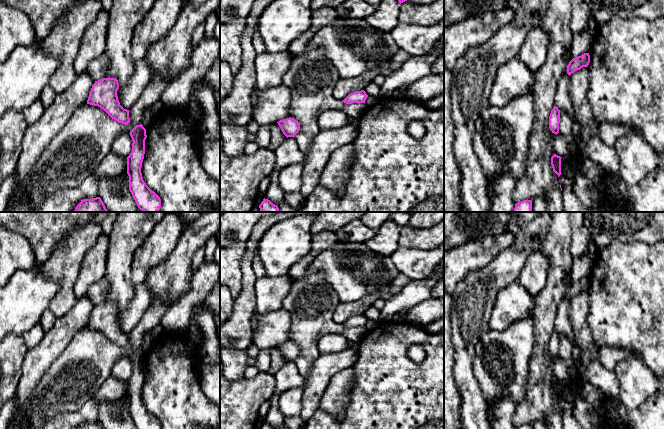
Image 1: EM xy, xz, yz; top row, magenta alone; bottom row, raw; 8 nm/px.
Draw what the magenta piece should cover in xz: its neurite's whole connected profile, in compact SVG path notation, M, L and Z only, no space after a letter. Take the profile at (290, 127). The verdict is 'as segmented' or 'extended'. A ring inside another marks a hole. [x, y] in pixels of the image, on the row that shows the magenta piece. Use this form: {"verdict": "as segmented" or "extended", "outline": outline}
{"verdict": "as segmented", "outline": "M289 117L277 122L283 134L288 137L295 137L300 130L300 124L295 119Z"}

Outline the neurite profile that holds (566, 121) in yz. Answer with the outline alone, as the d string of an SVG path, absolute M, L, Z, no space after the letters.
M560 110L559 133L564 136L571 136L573 123L572 117Z

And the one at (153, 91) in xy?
M151 79L137 102L129 109L130 122L125 125L112 119L103 109L80 105L61 131L42 152L32 176L21 185L33 212L48 194L74 188L92 175L121 133L142 123L146 109L161 98L170 82Z

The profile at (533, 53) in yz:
M541 26L534 27L525 38L518 57L533 74L546 61L549 43L550 36Z

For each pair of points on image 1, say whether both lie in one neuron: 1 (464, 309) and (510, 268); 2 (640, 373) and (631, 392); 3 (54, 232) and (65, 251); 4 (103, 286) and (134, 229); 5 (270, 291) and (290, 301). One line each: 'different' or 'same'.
1: same
2: same
3: different
4: different
5: different

